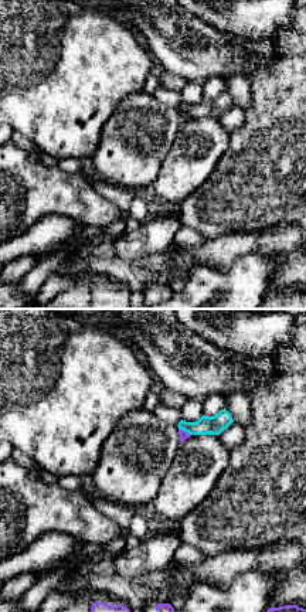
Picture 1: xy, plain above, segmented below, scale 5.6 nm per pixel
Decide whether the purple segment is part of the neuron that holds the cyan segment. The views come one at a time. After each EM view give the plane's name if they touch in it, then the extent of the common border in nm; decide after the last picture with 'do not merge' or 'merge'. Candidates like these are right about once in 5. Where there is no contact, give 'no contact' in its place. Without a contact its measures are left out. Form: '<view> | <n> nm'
xy | 80 nm

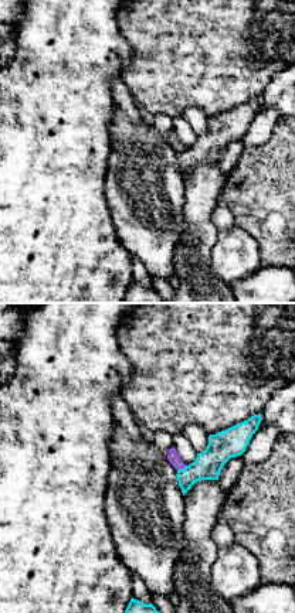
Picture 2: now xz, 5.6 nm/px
xz | 60 nm

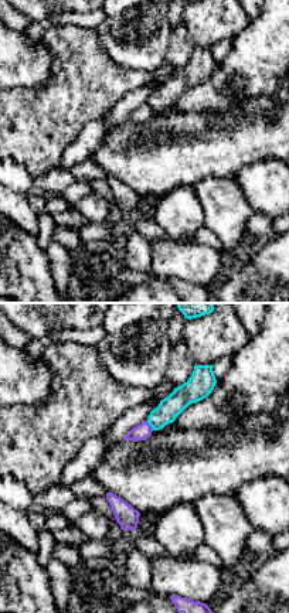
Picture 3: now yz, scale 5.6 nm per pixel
yz | 70 nm

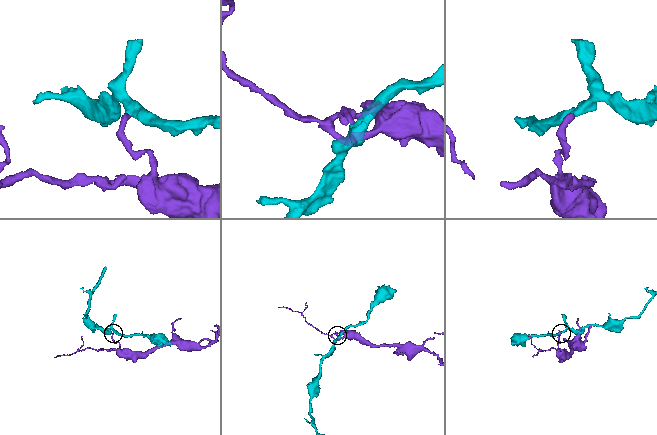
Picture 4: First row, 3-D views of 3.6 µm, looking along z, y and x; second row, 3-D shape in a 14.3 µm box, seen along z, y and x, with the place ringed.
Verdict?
do not merge

